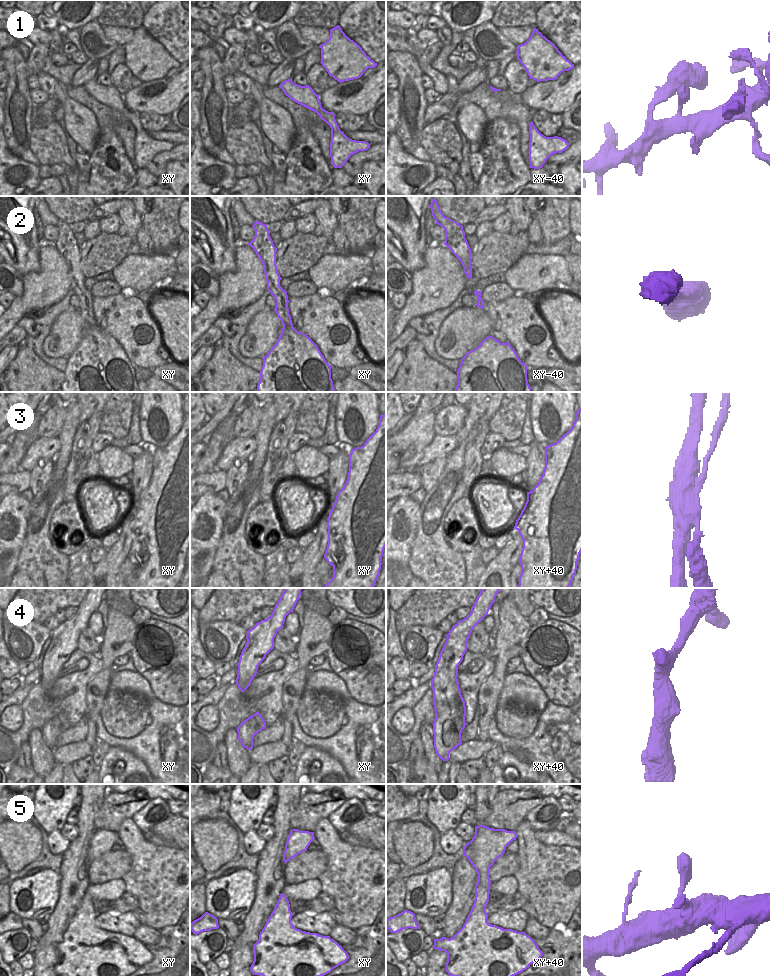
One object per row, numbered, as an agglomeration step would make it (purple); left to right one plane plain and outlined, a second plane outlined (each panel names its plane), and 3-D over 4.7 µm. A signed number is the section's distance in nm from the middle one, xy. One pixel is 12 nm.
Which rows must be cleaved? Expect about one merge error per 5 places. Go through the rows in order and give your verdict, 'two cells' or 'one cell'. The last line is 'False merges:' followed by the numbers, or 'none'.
1: one cell
2: one cell
3: two cells
4: one cell
5: one cell
False merges: 3

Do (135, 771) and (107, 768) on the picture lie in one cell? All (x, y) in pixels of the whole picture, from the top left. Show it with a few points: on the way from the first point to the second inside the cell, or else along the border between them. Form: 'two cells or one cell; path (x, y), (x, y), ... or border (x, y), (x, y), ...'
one cell; path (129, 764), (122, 758), (117, 758), (114, 761)

